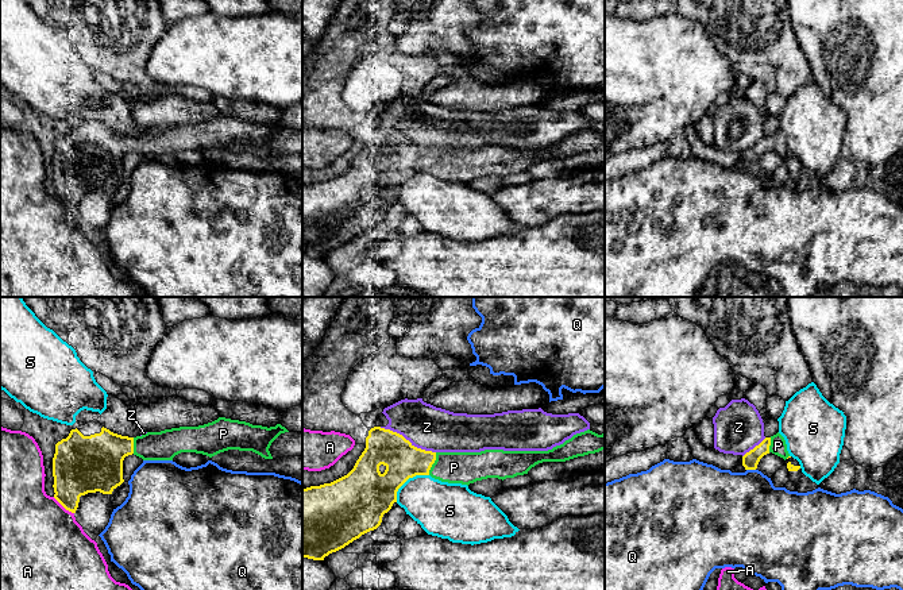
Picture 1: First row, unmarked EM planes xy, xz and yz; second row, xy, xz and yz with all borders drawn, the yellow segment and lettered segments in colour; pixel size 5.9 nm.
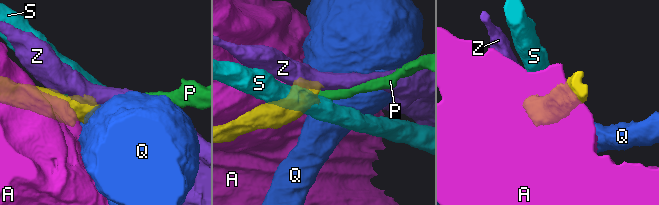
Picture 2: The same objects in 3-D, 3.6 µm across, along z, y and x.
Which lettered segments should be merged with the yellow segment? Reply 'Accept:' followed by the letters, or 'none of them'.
Accept: P

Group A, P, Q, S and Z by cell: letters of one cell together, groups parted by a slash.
A / P / Q / S / Z

